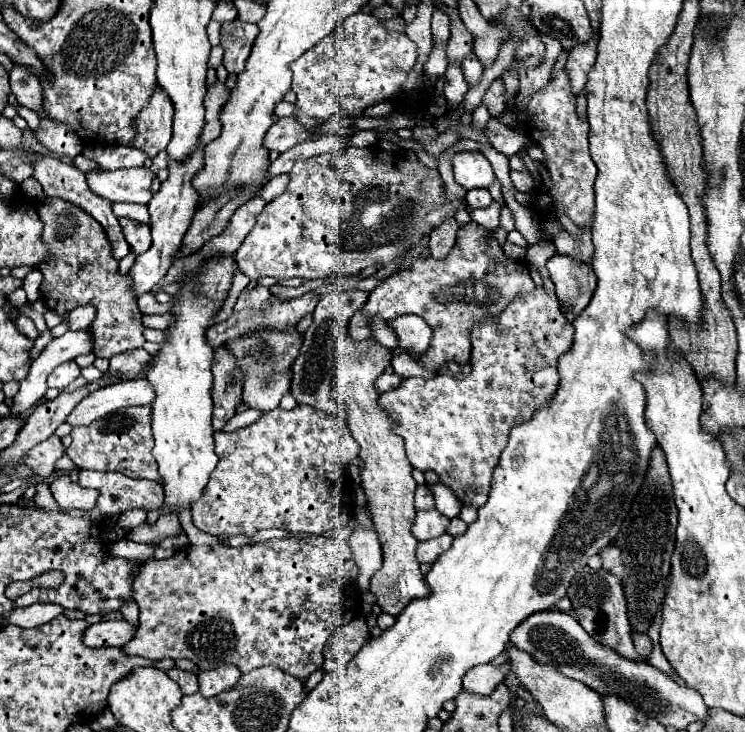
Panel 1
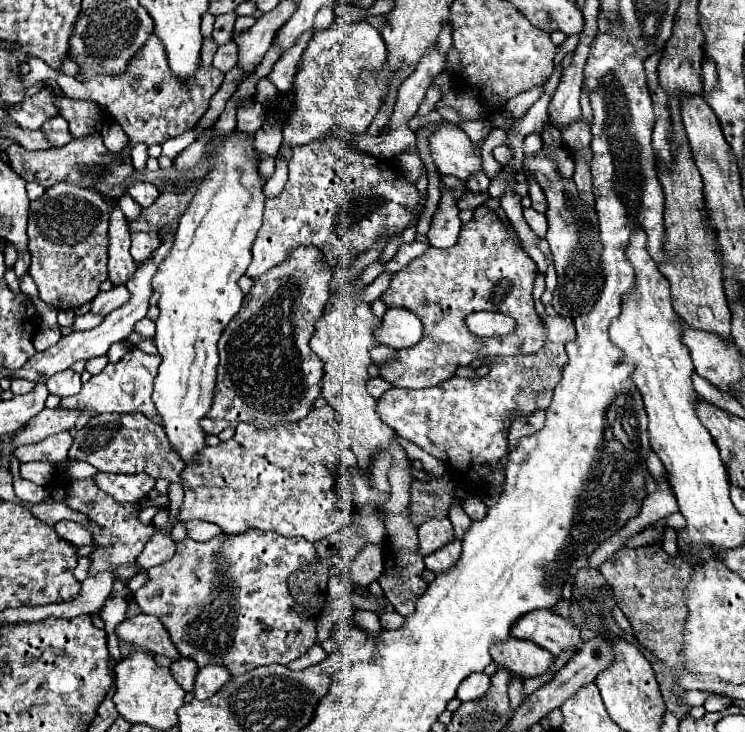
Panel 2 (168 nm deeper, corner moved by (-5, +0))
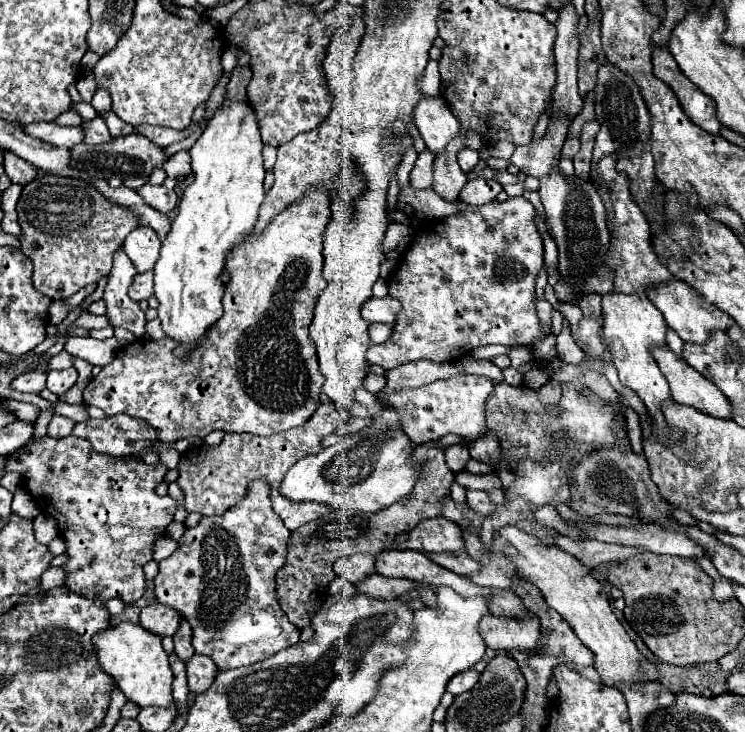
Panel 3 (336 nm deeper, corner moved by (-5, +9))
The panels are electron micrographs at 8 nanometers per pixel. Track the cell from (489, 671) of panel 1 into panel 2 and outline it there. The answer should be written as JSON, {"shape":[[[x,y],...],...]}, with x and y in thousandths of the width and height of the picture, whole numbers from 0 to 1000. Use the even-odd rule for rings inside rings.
{"shape":[[[635,919],[630,922],[613,941],[613,955],[616,958],[635,958],[640,952],[648,952],[656,941],[659,925],[651,919]]]}

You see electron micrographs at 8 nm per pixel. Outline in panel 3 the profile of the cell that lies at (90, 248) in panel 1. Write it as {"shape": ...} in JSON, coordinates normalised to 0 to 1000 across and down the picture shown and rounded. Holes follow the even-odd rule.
{"shape":[[[55,240],[39,249],[28,262],[23,290],[31,311],[28,344],[34,344],[34,350],[39,350],[44,358],[44,388],[68,410],[93,407],[117,388],[130,388],[136,380],[141,380],[152,358],[152,344],[165,333],[168,322],[187,309],[184,292],[176,284],[141,273],[141,268],[136,268],[125,251],[93,240]]]}

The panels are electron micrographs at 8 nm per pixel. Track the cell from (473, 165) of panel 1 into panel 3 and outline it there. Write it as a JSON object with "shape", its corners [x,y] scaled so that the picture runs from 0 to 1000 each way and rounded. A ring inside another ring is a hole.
{"shape":[[[592,131],[584,134],[565,134],[562,142],[554,148],[554,167],[568,186],[573,202],[589,213],[597,208],[603,191],[619,183],[619,169],[597,142]]]}

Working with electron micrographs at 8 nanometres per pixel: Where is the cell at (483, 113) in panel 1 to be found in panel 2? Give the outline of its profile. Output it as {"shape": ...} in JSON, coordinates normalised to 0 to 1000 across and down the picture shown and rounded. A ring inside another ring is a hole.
{"shape":[[[652,164],[628,165],[619,169],[617,173],[630,186],[635,197],[651,190],[659,178],[659,172]]]}

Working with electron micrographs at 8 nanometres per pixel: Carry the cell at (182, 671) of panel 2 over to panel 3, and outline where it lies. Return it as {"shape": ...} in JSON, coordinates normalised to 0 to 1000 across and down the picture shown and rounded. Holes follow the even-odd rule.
{"shape":[[[248,847],[243,850],[240,861],[235,863],[232,877],[235,877],[235,893],[240,896],[243,904],[251,904],[262,893],[259,883],[256,883],[256,858],[254,858],[254,852]]]}

